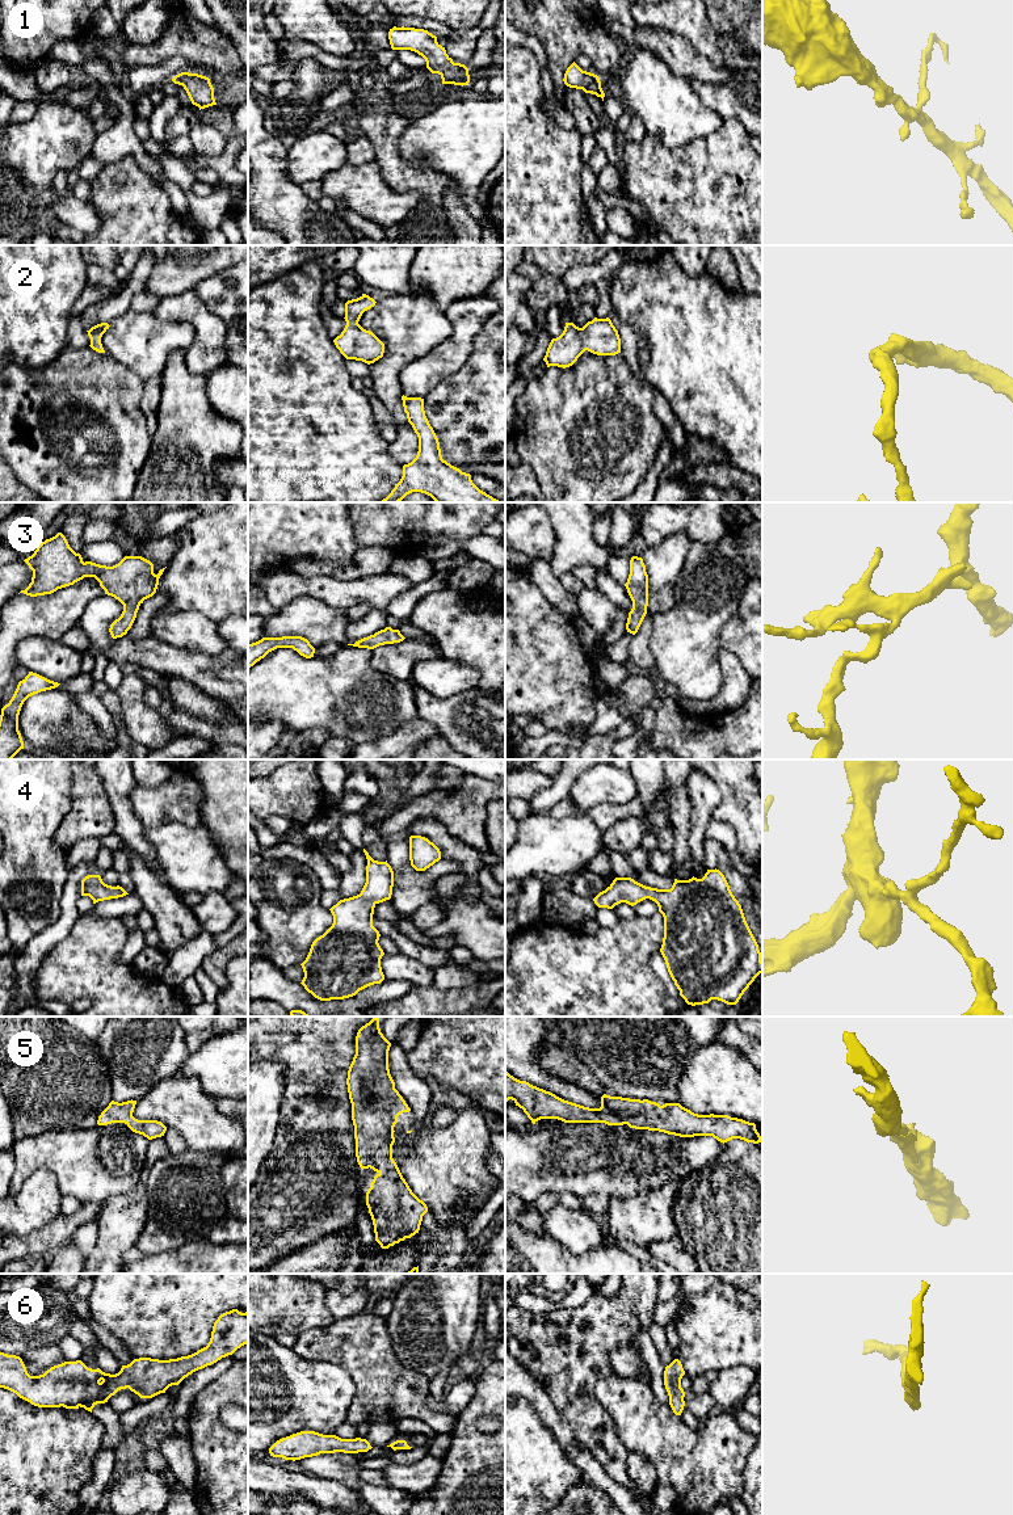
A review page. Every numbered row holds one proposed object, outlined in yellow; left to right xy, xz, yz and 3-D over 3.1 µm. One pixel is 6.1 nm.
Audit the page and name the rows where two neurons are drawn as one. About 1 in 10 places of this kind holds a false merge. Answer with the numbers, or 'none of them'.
none of them

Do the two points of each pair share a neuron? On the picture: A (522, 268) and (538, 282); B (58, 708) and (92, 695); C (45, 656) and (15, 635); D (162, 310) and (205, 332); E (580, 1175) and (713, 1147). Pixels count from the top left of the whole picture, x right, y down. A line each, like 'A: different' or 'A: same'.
A: same
B: different
C: different
D: same
E: same

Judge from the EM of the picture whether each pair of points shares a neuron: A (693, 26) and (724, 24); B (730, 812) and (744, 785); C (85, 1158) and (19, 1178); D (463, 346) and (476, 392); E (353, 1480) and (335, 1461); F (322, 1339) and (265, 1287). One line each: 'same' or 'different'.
A: different
B: same
C: same
D: different
E: same
F: different

